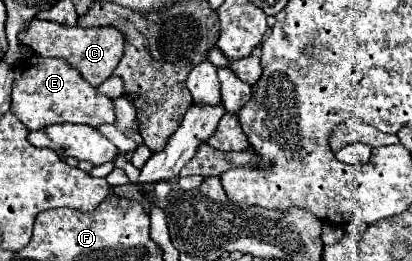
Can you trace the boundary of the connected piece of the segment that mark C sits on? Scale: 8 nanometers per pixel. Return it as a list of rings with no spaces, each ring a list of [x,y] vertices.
[[[32,21],[32,25],[26,29],[26,33],[20,35],[22,43],[28,45],[34,53],[42,57],[58,57],[70,63],[72,69],[76,69],[92,87],[98,87],[102,81],[106,81],[116,65],[122,59],[124,53],[124,35],[114,27],[90,27],[84,29],[80,25],[68,27],[58,25],[52,21]]]

